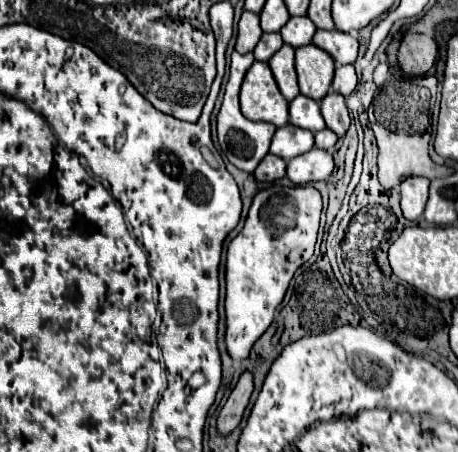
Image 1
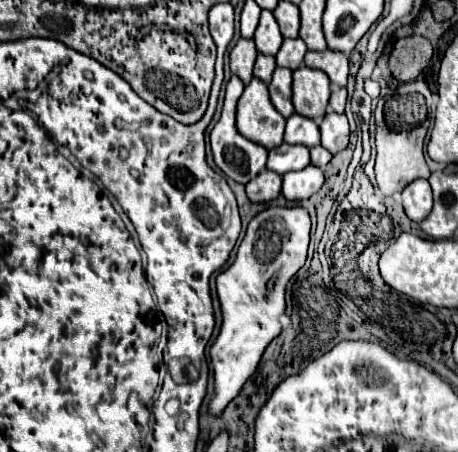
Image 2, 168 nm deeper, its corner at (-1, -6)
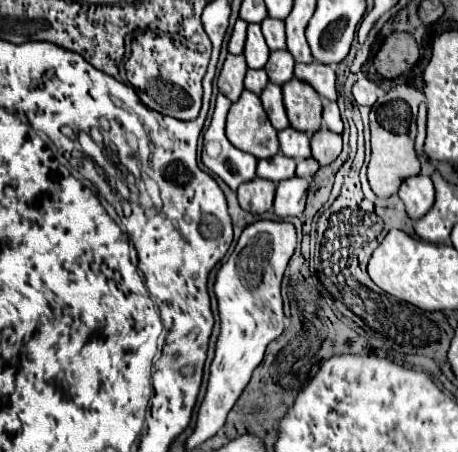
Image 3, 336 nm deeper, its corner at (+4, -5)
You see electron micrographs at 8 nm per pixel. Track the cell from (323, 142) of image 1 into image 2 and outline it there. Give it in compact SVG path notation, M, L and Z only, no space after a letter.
M314 146L314 148L310 148L310 160L312 160L312 164L324 168L324 166L330 162L330 158L332 158L332 154L330 154L324 146Z

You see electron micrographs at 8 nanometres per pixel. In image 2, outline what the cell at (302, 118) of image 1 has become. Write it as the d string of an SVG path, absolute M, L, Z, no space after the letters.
M294 112L286 120L284 140L290 144L304 144L304 146L312 148L312 146L320 144L320 128L318 128L316 120L310 120L310 118Z

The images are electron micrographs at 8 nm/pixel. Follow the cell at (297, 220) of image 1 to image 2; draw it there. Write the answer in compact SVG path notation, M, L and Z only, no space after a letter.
M268 206L250 220L234 264L218 274L216 288L224 322L210 348L216 378L216 396L210 402L212 416L220 416L226 404L240 392L244 382L254 374L264 348L280 334L280 316L286 308L286 284L304 266L308 244L310 214L306 208Z

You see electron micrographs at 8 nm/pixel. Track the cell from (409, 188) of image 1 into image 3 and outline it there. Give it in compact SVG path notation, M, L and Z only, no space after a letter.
M415 175L403 181L399 189L399 197L407 207L407 215L417 221L421 219L435 203L435 189L429 177Z

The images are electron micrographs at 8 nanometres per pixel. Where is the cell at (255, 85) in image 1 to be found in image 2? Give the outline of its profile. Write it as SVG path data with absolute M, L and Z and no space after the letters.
M252 78L238 100L236 128L252 142L266 146L268 150L282 144L284 118L274 110L270 102L268 86L260 78Z

